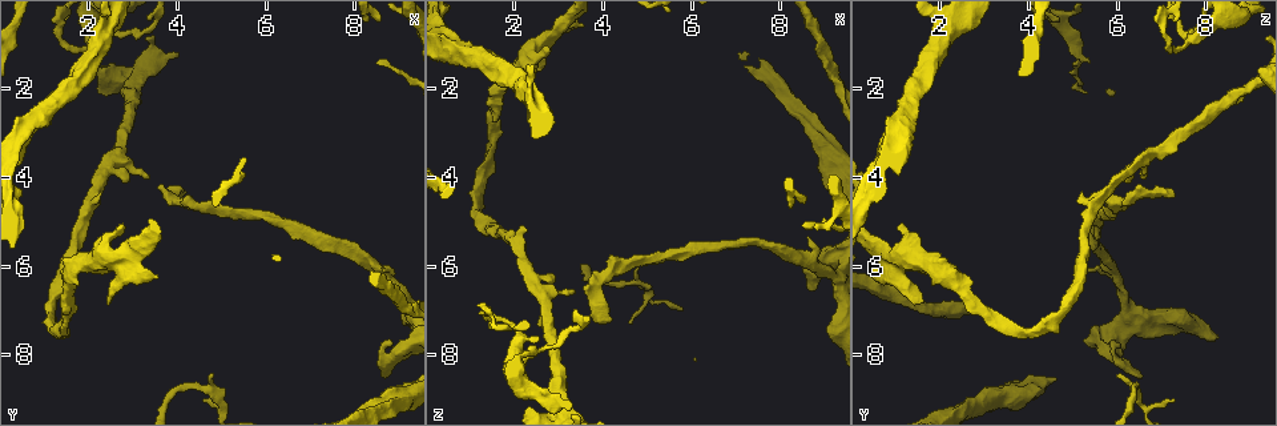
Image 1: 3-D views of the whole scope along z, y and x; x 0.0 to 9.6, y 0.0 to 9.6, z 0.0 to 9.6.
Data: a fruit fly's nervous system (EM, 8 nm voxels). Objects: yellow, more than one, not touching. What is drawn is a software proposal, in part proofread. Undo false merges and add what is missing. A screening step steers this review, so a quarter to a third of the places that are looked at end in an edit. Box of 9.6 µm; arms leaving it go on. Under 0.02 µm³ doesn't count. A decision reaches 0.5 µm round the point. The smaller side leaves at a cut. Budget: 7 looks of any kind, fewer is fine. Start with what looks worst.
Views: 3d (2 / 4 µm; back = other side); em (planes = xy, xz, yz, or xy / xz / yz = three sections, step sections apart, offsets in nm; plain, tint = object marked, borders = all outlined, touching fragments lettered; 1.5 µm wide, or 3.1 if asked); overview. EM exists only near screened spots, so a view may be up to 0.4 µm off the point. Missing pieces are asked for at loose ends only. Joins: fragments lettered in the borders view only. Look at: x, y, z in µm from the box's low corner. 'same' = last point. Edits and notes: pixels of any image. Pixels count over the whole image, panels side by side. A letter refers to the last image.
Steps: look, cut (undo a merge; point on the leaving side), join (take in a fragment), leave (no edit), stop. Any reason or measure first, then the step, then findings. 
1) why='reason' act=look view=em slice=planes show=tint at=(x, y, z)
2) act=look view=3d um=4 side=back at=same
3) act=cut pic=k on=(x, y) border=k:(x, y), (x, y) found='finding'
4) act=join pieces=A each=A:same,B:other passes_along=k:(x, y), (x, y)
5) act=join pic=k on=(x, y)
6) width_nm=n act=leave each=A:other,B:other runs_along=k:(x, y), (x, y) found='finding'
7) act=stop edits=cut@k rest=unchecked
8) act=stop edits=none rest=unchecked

act=look view=em slice=yz step=8 show=tint at=(4.10, 4.35, 7.35)

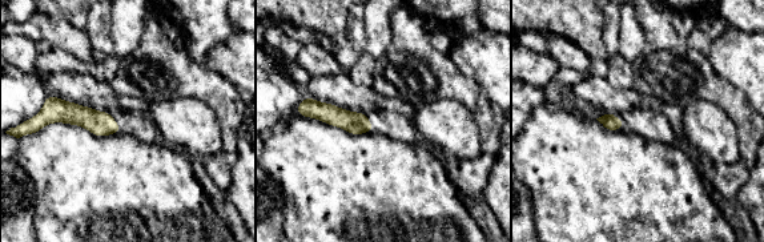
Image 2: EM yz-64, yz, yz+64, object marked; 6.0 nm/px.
act=look view=em slice=planes show=borders at=same

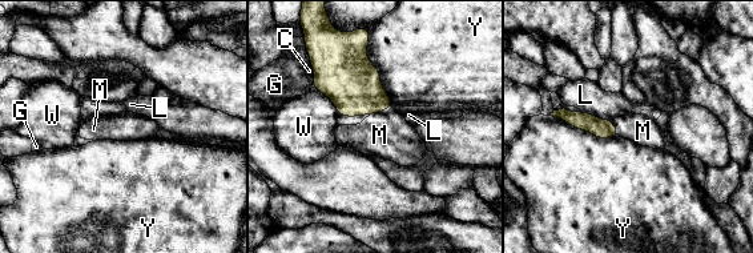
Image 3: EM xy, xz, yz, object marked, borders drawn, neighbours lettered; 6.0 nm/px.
act=join pieces=M each=C:other,G:other,L:other,M:same,W:other,Y:other passes_along=3:(351, 81), (381, 111), (387, 135) found='it goes on there'

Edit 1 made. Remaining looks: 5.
why='an open end' act=look view=em slice=planes show=borders at=(8.65, 8.55, 6.55)

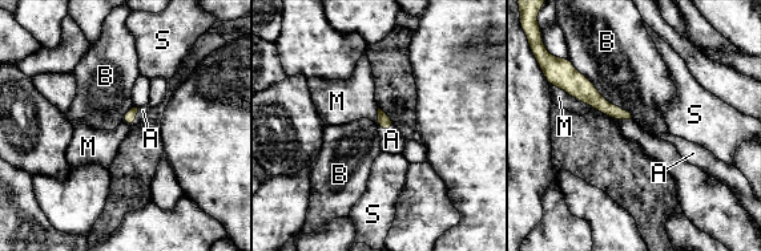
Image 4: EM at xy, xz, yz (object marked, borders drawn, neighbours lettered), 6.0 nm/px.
act=join pieces=A each=A:same,B:other,M:other,S:other passes_along=4:(131, 116), (135, 117), (143, 110) found='it goes on there'

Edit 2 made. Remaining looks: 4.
why='calibre changes' act=look view=em slice=planes show=tint at=(2.25, 0.60, 8.05)

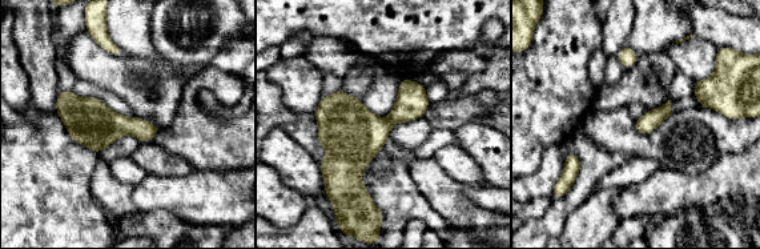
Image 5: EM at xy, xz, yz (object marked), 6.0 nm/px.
why='what lies round it' act=look view=em slice=planes show=borders at=same

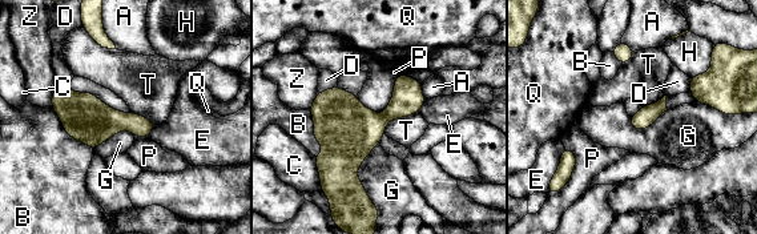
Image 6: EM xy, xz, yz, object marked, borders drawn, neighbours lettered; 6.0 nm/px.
act=leave each=A:other,B:other,C:other,D:other,E:other,G:other,H:other,P:other,Q:other,T:other,Z:other border=6:(377, 144), (357, 177), (379, 209) found='continuous, no second neuron'

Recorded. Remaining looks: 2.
act=stop edits=join@3,join@4 rest=unchecked

